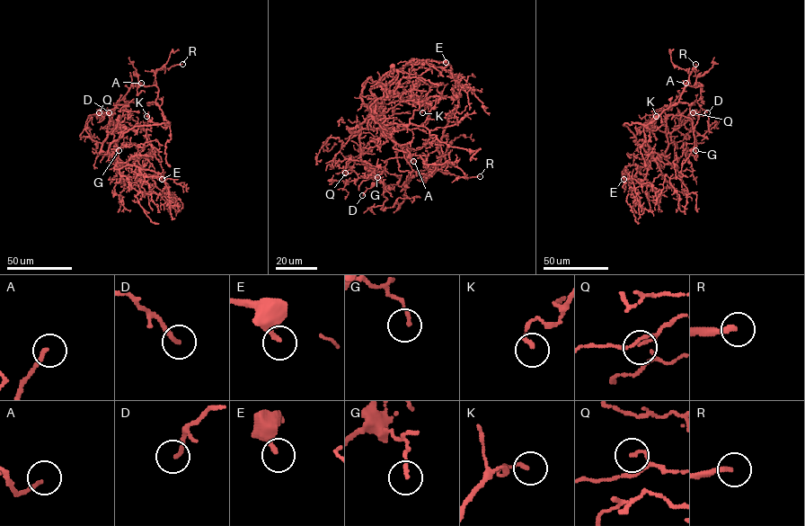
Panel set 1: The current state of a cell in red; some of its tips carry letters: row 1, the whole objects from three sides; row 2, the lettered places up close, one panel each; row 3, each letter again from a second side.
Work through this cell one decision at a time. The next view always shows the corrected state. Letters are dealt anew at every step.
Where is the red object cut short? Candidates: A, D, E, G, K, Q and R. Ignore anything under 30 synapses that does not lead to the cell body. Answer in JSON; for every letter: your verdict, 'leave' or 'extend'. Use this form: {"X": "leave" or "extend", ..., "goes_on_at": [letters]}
{"A": "extend", "D": "extend", "E": "leave", "G": "leave", "K": "leave", "Q": "leave", "R": "extend", "goes_on_at": ["A", "D", "R"]}

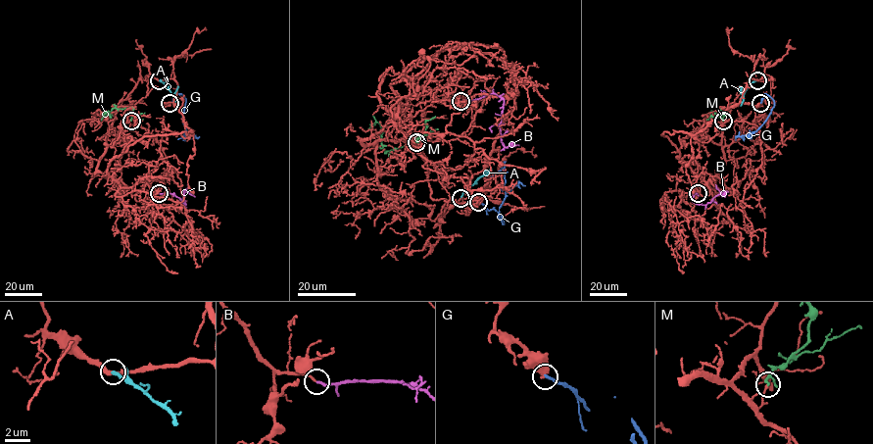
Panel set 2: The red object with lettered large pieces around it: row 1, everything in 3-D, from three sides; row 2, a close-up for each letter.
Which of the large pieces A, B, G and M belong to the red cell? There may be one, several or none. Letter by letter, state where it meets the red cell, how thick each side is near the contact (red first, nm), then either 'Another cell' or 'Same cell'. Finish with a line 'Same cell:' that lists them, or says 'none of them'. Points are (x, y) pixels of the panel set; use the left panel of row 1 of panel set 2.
A: Touches red at (159, 80). Thickness 280 nm (red) against 240 nm. Another cell
B: Touches red at (159, 193). Thickness 180 nm (red) against 200 nm. Same cell
G: Touches red at (169, 103). Thickness 500 nm (red) against 240 nm. Another cell
M: Touches red at (131, 121). Thickness 130 nm (red) against 180 nm. Another cell
Same cell: B

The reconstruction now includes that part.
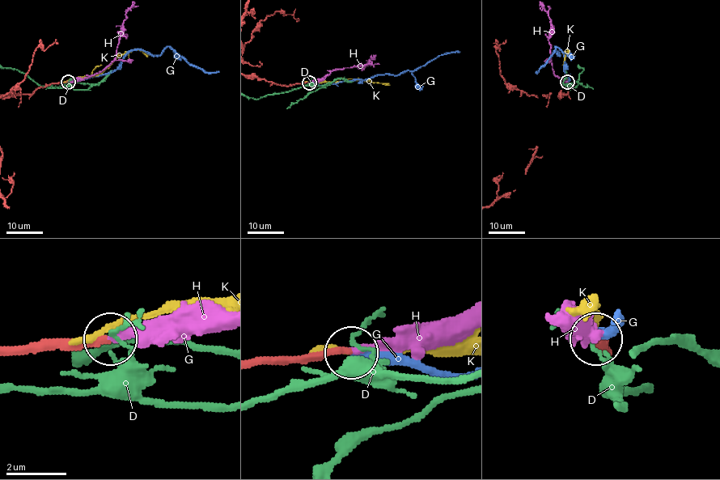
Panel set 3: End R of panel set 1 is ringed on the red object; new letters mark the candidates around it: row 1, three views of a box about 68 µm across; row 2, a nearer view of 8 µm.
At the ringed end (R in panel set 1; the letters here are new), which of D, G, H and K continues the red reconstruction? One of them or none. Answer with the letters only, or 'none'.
H

